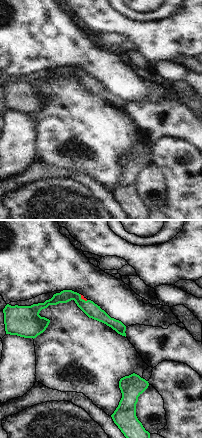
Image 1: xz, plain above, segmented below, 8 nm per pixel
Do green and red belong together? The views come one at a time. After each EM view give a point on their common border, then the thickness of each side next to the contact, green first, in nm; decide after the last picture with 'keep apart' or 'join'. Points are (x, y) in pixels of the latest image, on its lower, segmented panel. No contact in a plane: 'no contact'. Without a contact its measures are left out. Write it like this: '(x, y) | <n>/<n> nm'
(82, 299) | 120/30 nm

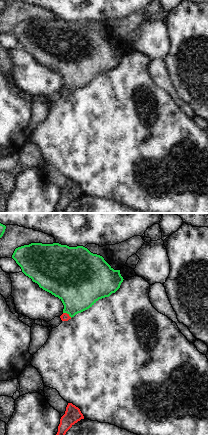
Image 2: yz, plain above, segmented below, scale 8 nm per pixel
(67, 313) | 380/60 nm

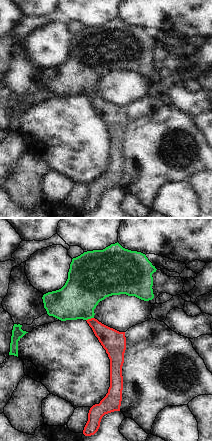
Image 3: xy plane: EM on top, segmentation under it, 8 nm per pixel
(89, 318) | 320/170 nm

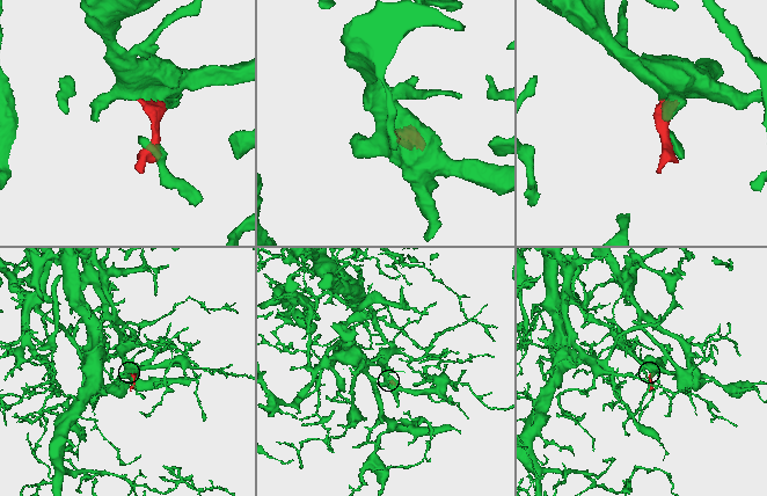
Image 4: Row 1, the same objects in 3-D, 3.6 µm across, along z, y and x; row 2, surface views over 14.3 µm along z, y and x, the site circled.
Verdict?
join

